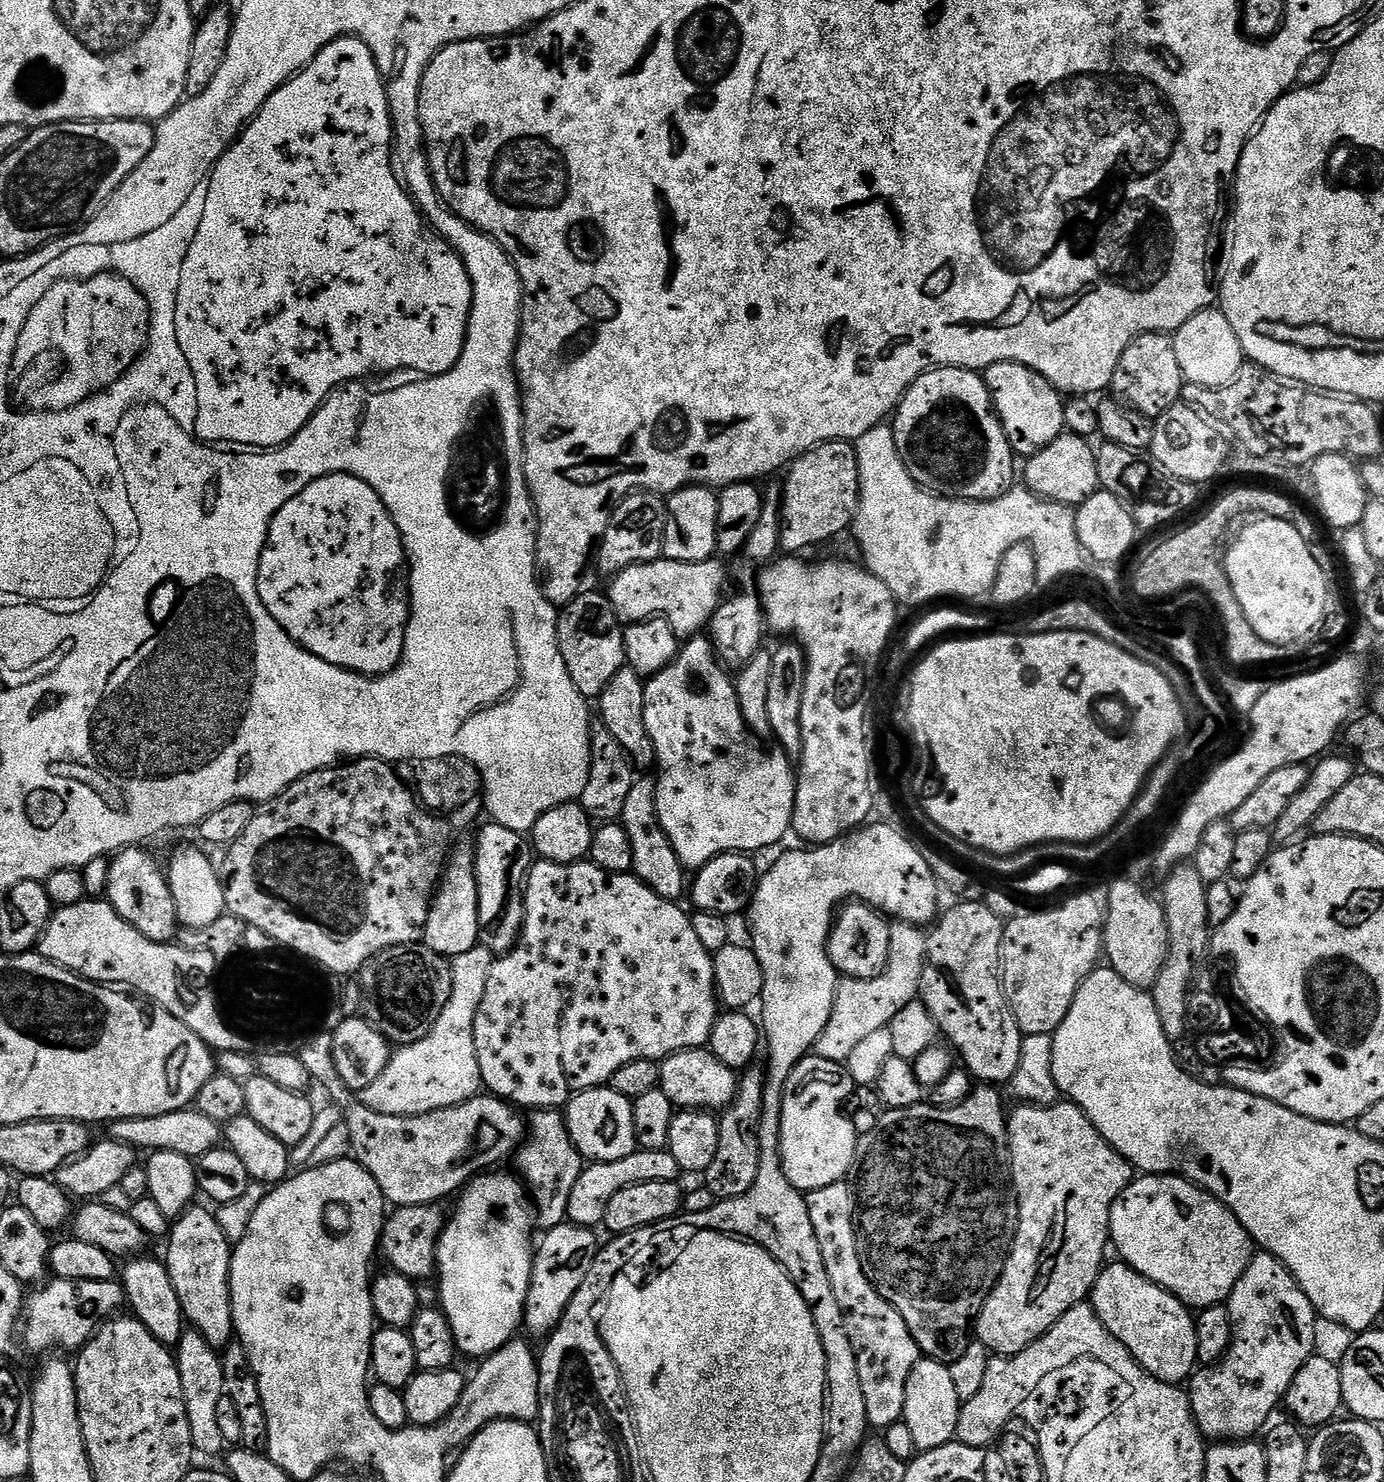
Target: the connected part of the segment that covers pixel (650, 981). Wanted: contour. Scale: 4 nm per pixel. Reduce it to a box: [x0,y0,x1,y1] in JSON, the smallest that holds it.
[474,859,718,1110]

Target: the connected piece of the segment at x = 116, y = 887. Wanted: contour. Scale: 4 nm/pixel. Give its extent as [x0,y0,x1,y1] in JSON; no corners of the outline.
[107,846,178,944]

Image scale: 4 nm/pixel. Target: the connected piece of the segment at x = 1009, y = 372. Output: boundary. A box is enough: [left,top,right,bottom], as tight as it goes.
[982,362,1065,458]

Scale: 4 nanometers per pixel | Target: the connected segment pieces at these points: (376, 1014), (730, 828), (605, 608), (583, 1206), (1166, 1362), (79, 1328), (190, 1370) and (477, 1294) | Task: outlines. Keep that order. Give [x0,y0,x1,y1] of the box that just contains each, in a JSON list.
[[358,942,452,1046],[644,634,797,870],[556,591,625,698],[568,1150,681,1229],[1092,1263,1198,1385],[22,1278,126,1354],[174,1330,226,1456],[436,1171,534,1358]]

